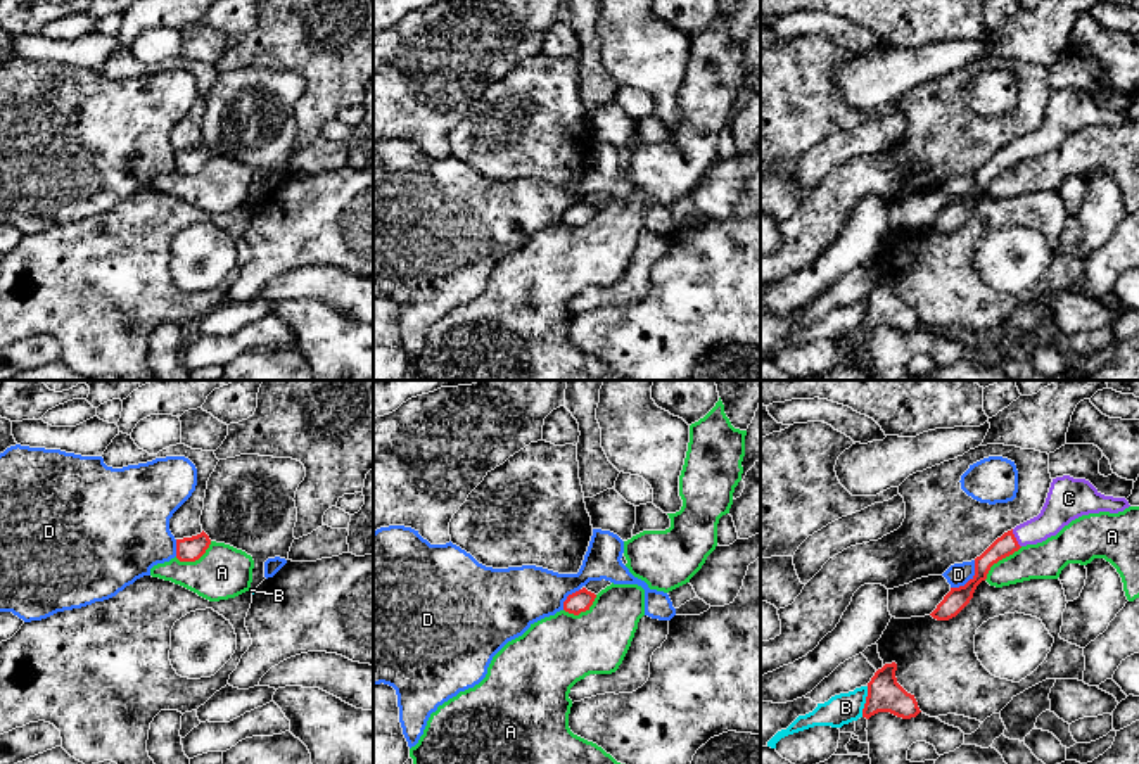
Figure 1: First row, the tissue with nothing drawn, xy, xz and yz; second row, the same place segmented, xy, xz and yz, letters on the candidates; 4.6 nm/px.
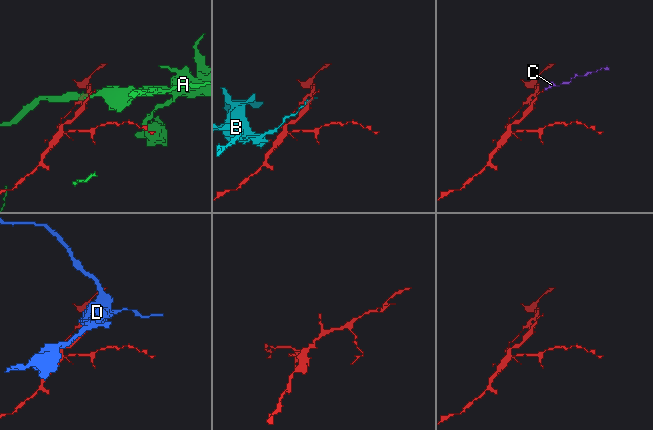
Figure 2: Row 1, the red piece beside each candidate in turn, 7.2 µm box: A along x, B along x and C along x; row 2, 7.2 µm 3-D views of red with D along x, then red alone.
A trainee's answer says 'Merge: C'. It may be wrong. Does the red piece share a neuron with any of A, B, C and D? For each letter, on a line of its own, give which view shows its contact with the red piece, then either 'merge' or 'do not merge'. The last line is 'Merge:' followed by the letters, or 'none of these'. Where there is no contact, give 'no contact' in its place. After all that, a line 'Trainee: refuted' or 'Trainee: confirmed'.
A: contact in yz; do not merge
B: contact in yz; do not merge
C: contact in yz; merge
D: contact in yz; do not merge
Merge: C
Trainee: confirmed

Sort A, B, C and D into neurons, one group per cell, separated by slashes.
A / B / C / D

